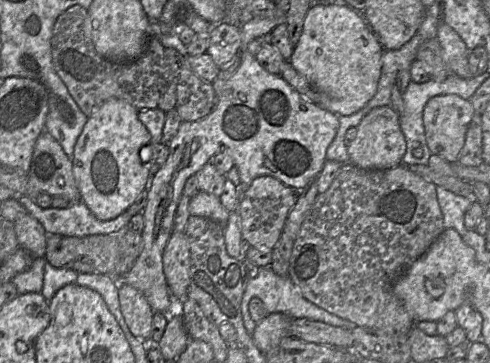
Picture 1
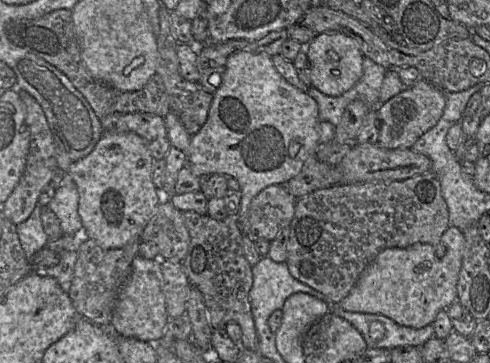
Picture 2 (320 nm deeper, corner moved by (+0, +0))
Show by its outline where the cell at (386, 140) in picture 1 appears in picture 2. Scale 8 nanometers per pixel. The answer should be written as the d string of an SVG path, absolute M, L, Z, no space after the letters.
M419 80L413 86L376 106L380 122L377 145L387 149L408 149L442 117L445 107L445 93L427 82Z

